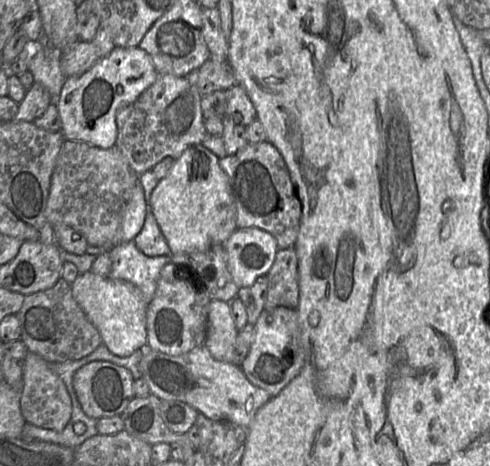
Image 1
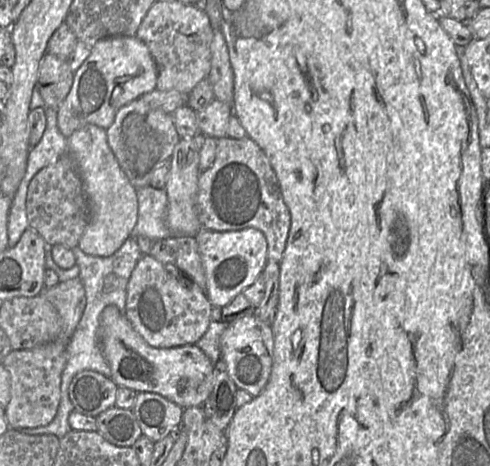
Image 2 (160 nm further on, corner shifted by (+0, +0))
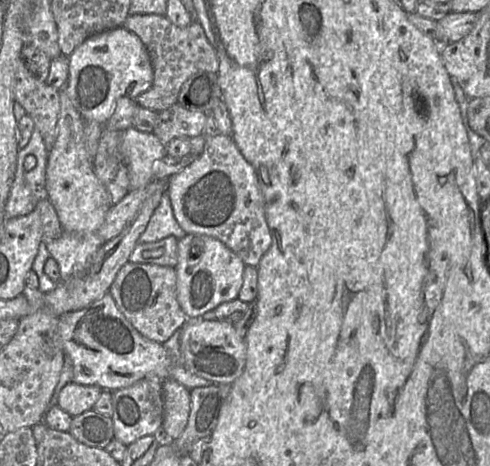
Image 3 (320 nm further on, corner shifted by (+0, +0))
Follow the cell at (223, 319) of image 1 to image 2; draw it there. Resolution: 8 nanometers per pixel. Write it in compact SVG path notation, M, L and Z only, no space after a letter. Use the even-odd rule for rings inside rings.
M253 314L228 323L220 337L221 358L227 373L238 389L245 390L253 397L266 386L273 364L274 337L271 325L258 320Z

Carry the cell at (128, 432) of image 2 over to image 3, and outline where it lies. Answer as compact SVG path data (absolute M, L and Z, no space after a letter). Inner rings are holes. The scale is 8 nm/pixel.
M94 410L72 416L68 432L79 442L96 448L104 448L115 439L112 418Z

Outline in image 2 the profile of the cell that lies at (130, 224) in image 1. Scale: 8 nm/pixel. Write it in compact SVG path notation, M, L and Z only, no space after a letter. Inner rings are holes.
M87 124L67 137L67 153L74 160L89 204L89 223L78 247L93 256L114 254L131 237L138 220L138 197L108 145L105 129Z

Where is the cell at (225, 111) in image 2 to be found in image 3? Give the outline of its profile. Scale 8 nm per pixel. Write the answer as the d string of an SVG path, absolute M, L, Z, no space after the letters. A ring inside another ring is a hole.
M176 103L158 112L158 123L153 133L165 145L181 136L195 138L204 135L207 116L206 112L188 110Z

